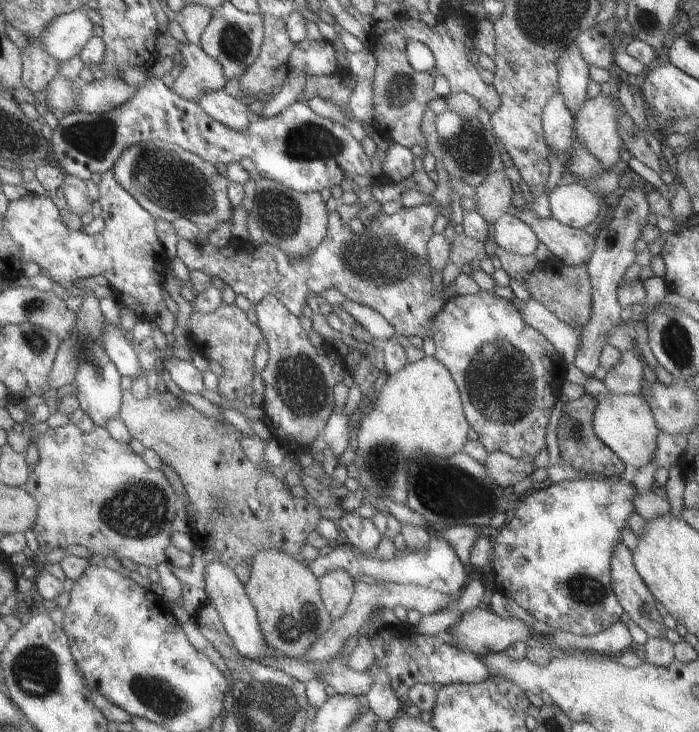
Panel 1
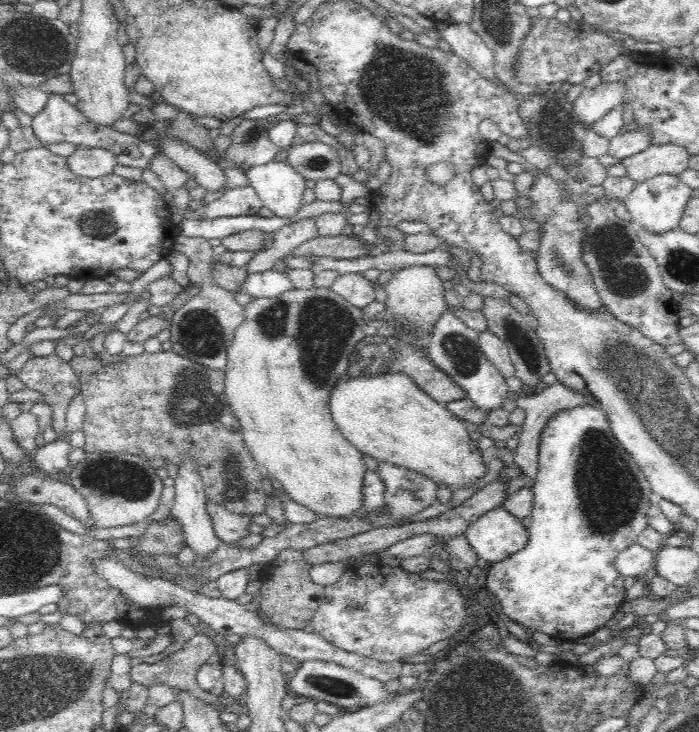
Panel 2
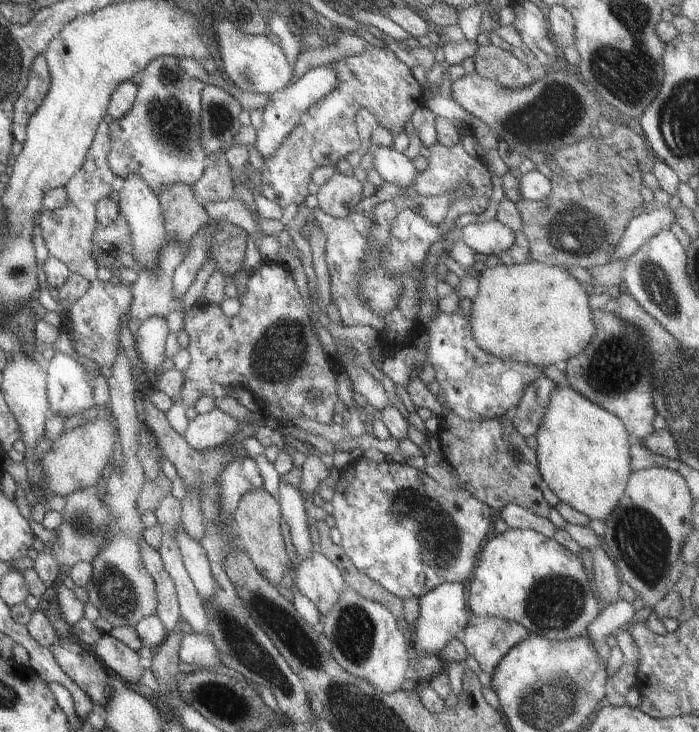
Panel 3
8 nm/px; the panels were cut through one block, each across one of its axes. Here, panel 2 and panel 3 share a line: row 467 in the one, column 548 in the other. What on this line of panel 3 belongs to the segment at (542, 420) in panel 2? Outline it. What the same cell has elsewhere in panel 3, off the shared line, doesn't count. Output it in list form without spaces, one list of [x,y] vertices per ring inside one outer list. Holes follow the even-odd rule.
[[[509,504],[501,509],[497,517],[503,520],[507,527],[528,529],[549,539],[552,539],[553,533],[557,529],[547,517],[541,517],[524,507],[513,504]]]

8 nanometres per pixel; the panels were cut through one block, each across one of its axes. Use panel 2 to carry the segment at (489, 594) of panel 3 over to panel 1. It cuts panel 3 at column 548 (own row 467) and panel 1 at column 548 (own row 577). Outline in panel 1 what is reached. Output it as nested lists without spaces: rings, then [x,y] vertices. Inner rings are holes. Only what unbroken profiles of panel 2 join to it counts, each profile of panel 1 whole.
[[[619,476],[535,486],[529,496],[514,505],[507,520],[491,537],[492,558],[488,569],[495,590],[533,619],[565,633],[593,635],[620,621],[623,610],[610,588],[608,563],[613,548],[621,540],[619,529],[627,526],[629,514],[635,512],[631,500],[637,493]]]

